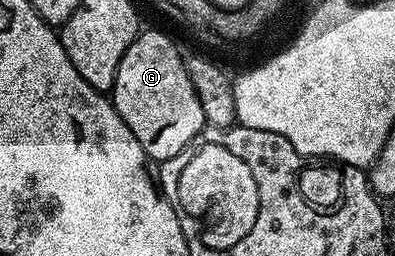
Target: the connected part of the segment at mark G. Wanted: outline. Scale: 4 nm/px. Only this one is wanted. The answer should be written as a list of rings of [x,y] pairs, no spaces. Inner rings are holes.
[[[147,29],[137,33],[130,47],[126,47],[118,63],[110,100],[134,139],[138,139],[145,157],[163,163],[189,145],[194,135],[206,127],[206,122],[202,103],[198,103],[198,95],[190,83],[185,58],[180,58],[175,43],[166,34]]]

